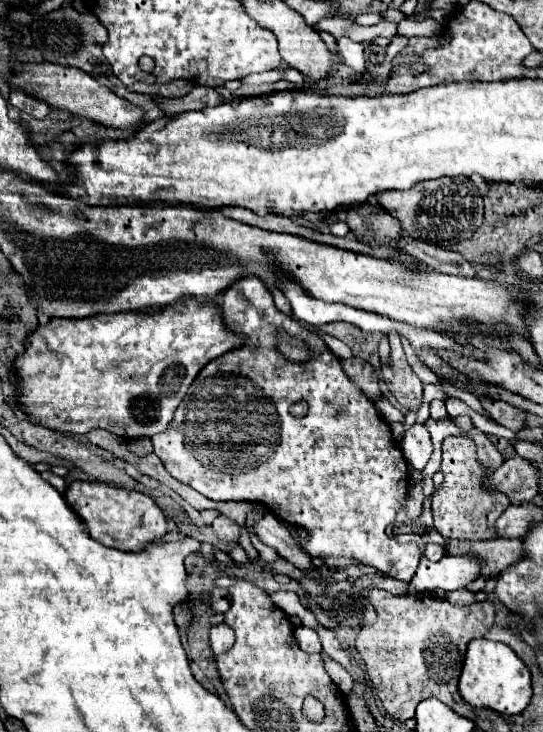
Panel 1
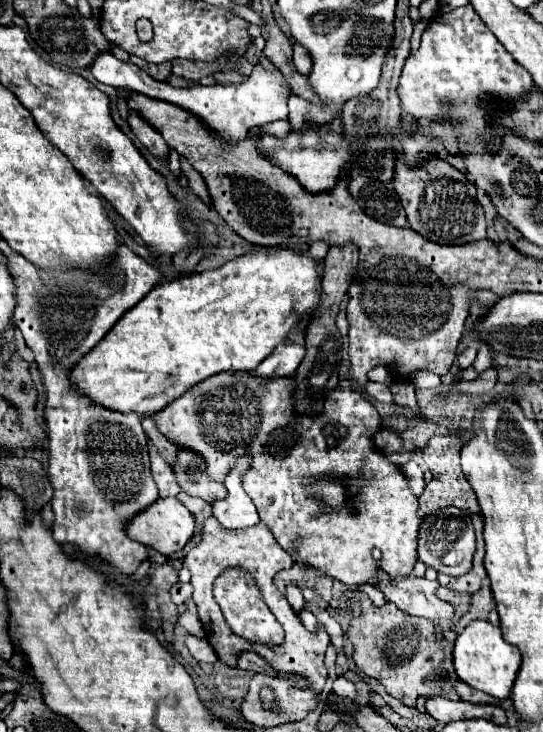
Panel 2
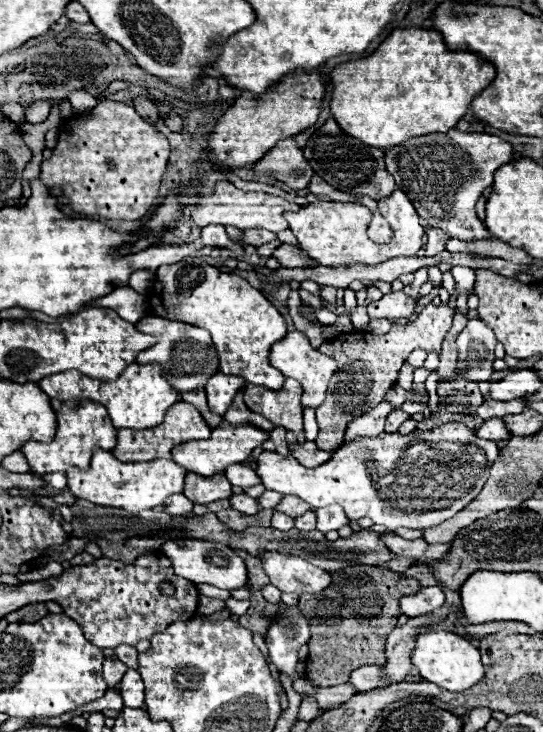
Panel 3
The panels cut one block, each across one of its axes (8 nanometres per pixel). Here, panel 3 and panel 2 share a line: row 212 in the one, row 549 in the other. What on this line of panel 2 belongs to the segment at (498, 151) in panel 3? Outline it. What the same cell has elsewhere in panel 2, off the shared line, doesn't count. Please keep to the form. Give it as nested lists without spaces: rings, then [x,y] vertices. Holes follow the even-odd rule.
[[[442,508],[434,516],[426,516],[420,524],[418,536],[418,558],[436,572],[444,572],[448,576],[462,576],[472,568],[472,556],[476,550],[474,526],[466,512],[460,508]]]

